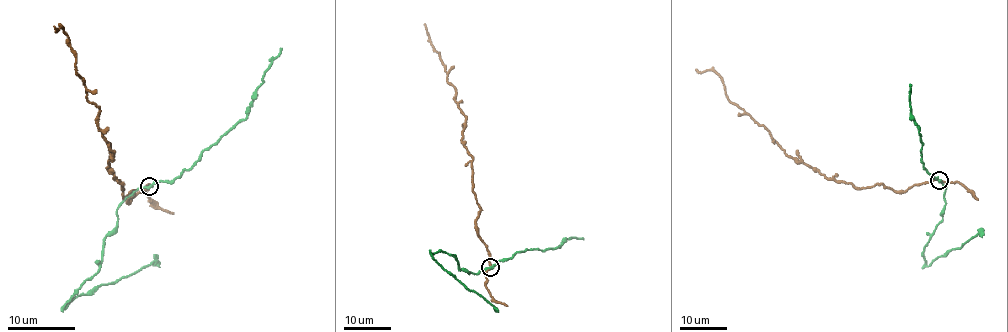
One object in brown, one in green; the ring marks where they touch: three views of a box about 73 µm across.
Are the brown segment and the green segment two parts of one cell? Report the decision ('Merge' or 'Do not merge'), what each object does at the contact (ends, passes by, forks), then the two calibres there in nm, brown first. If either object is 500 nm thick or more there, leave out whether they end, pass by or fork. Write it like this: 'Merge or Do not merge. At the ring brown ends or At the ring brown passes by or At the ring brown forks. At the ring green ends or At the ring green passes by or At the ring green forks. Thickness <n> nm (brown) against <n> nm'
Do not merge. At the ring brown passes by. At the ring green passes by. Thickness 220 nm (brown) against 280 nm

